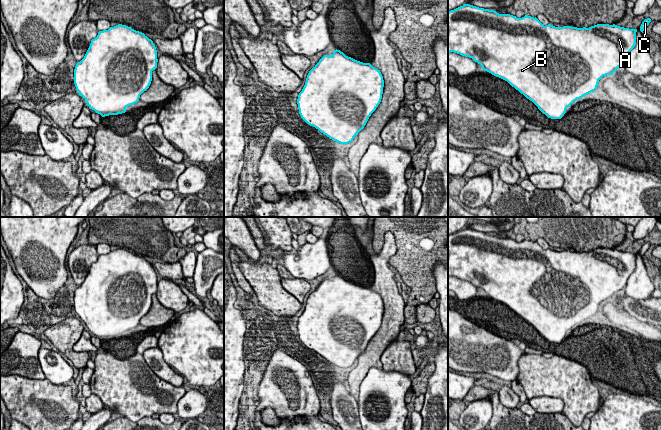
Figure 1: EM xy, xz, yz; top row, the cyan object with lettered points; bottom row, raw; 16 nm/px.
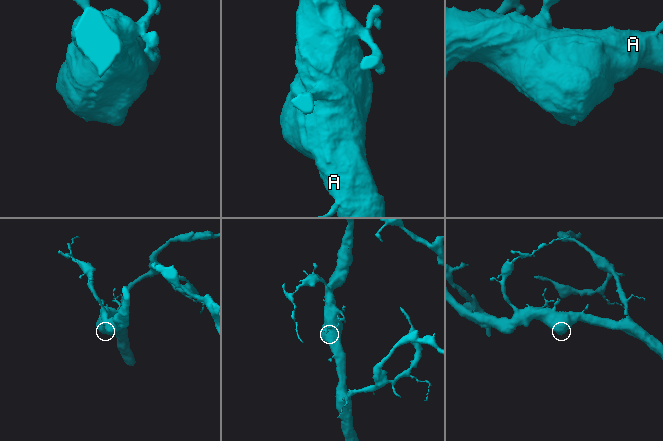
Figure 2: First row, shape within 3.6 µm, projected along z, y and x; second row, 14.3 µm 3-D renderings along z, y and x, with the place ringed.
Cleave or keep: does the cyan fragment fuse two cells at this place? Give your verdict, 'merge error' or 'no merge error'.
no merge error

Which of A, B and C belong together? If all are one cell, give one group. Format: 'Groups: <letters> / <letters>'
Groups: A B C

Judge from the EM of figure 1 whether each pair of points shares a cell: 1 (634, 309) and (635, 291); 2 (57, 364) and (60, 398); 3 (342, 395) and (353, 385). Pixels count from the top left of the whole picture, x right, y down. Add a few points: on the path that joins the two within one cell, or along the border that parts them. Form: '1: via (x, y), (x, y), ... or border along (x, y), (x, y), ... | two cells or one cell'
1: border along (624, 294), (635, 299), (650, 297) | two cells
2: border along (45, 378), (54, 384), (63, 384) | two cells
3: border along (349, 393), (357, 403) | two cells

